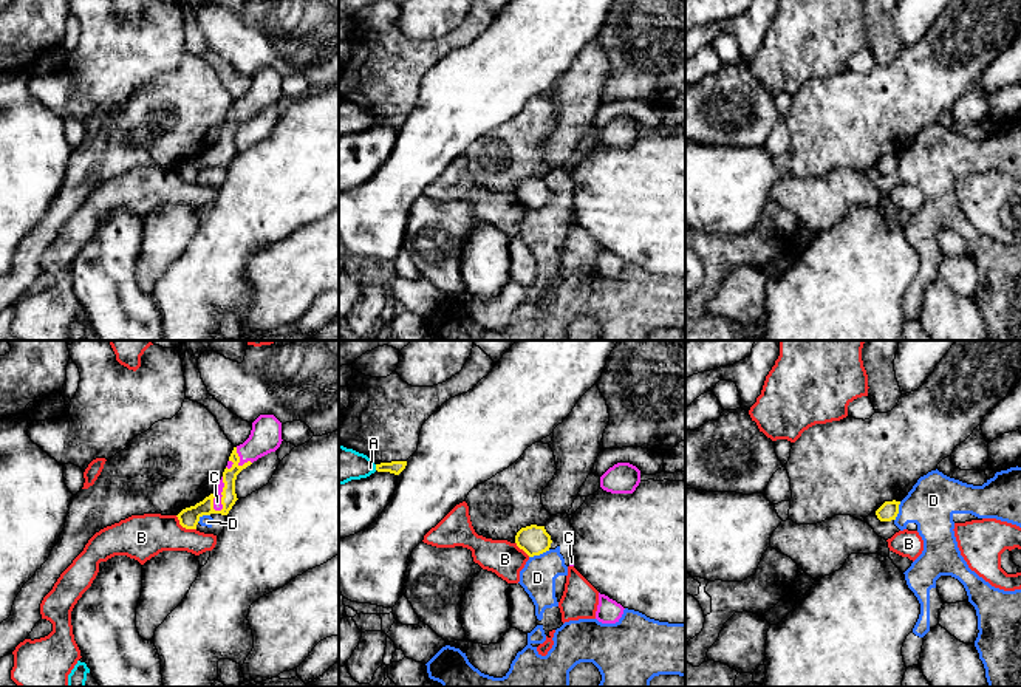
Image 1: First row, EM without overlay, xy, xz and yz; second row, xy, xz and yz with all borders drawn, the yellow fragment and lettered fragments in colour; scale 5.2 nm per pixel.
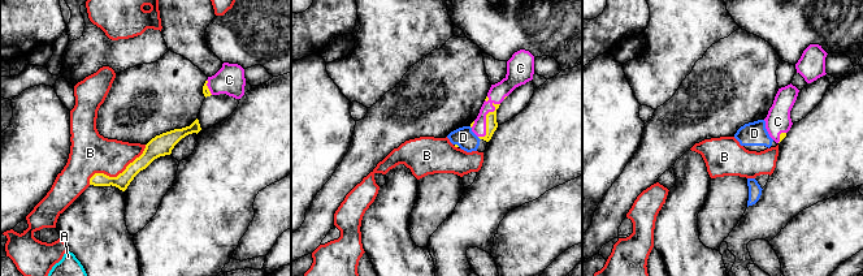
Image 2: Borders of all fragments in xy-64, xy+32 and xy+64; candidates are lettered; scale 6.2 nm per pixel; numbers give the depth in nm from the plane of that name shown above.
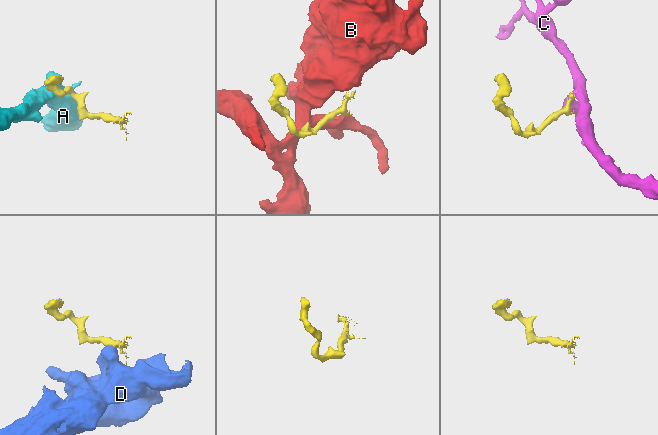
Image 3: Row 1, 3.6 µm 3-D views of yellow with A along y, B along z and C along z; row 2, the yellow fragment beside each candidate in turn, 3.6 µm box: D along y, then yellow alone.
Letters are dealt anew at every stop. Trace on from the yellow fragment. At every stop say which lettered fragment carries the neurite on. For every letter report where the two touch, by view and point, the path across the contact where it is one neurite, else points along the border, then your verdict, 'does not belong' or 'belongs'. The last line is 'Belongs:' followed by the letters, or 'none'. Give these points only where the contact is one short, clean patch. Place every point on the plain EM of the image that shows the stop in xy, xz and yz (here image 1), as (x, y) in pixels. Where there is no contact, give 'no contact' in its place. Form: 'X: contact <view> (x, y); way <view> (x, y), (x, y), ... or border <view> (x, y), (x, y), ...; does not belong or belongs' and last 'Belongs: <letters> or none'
A: contact xz (376, 121); border xz (375, 118), (376, 123); does not belong
B: contact xy (184, 180); does not belong
C: contact xy (221, 147); belongs
D: contact xz (539, 208); border xz (549, 203), (529, 211); does not belong
Belongs: C

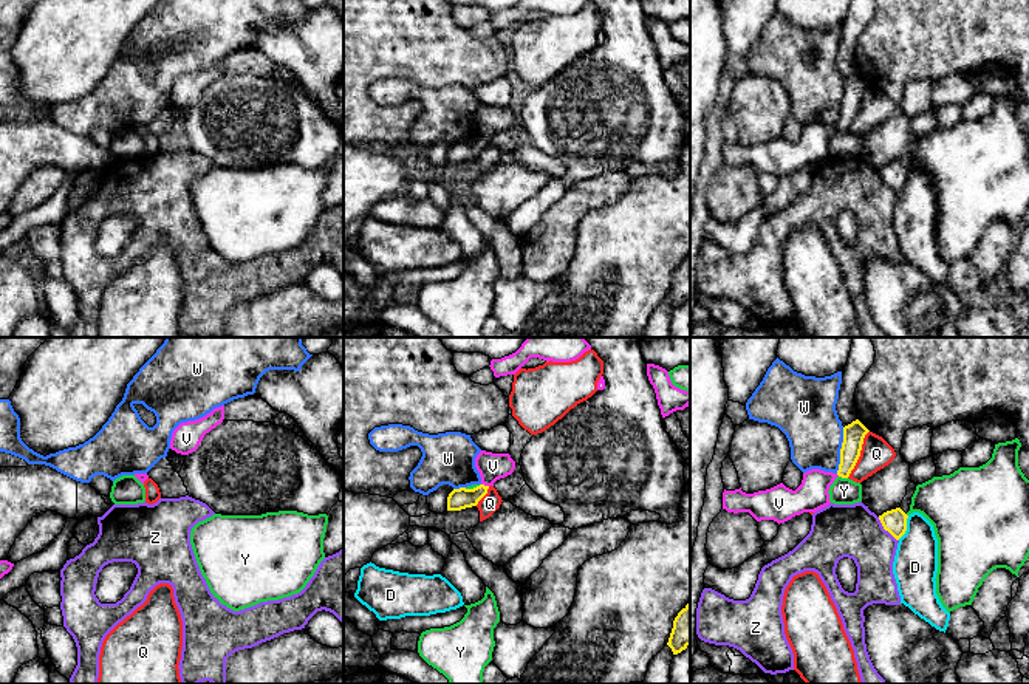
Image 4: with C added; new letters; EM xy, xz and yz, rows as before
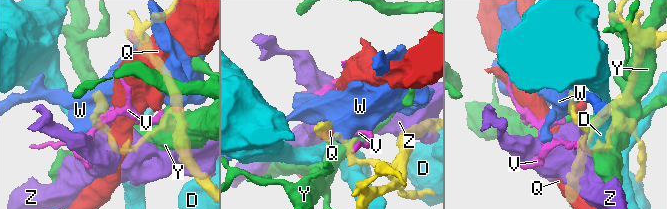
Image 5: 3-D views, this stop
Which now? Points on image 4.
D: contact yz (905, 181); does not belong
Q: contact yz (859, 107); border yz (868, 84), (861, 109), (847, 130); does not belong
V: contact xz (483, 138); border xz (482, 136), (488, 140); does not belong
W: contact yz (840, 104); border yz (844, 81), (840, 116), (836, 126); does not belong
Y: contact yz (844, 130); does not belong
Z: contact yz (885, 183); does not belong
Belongs: none

